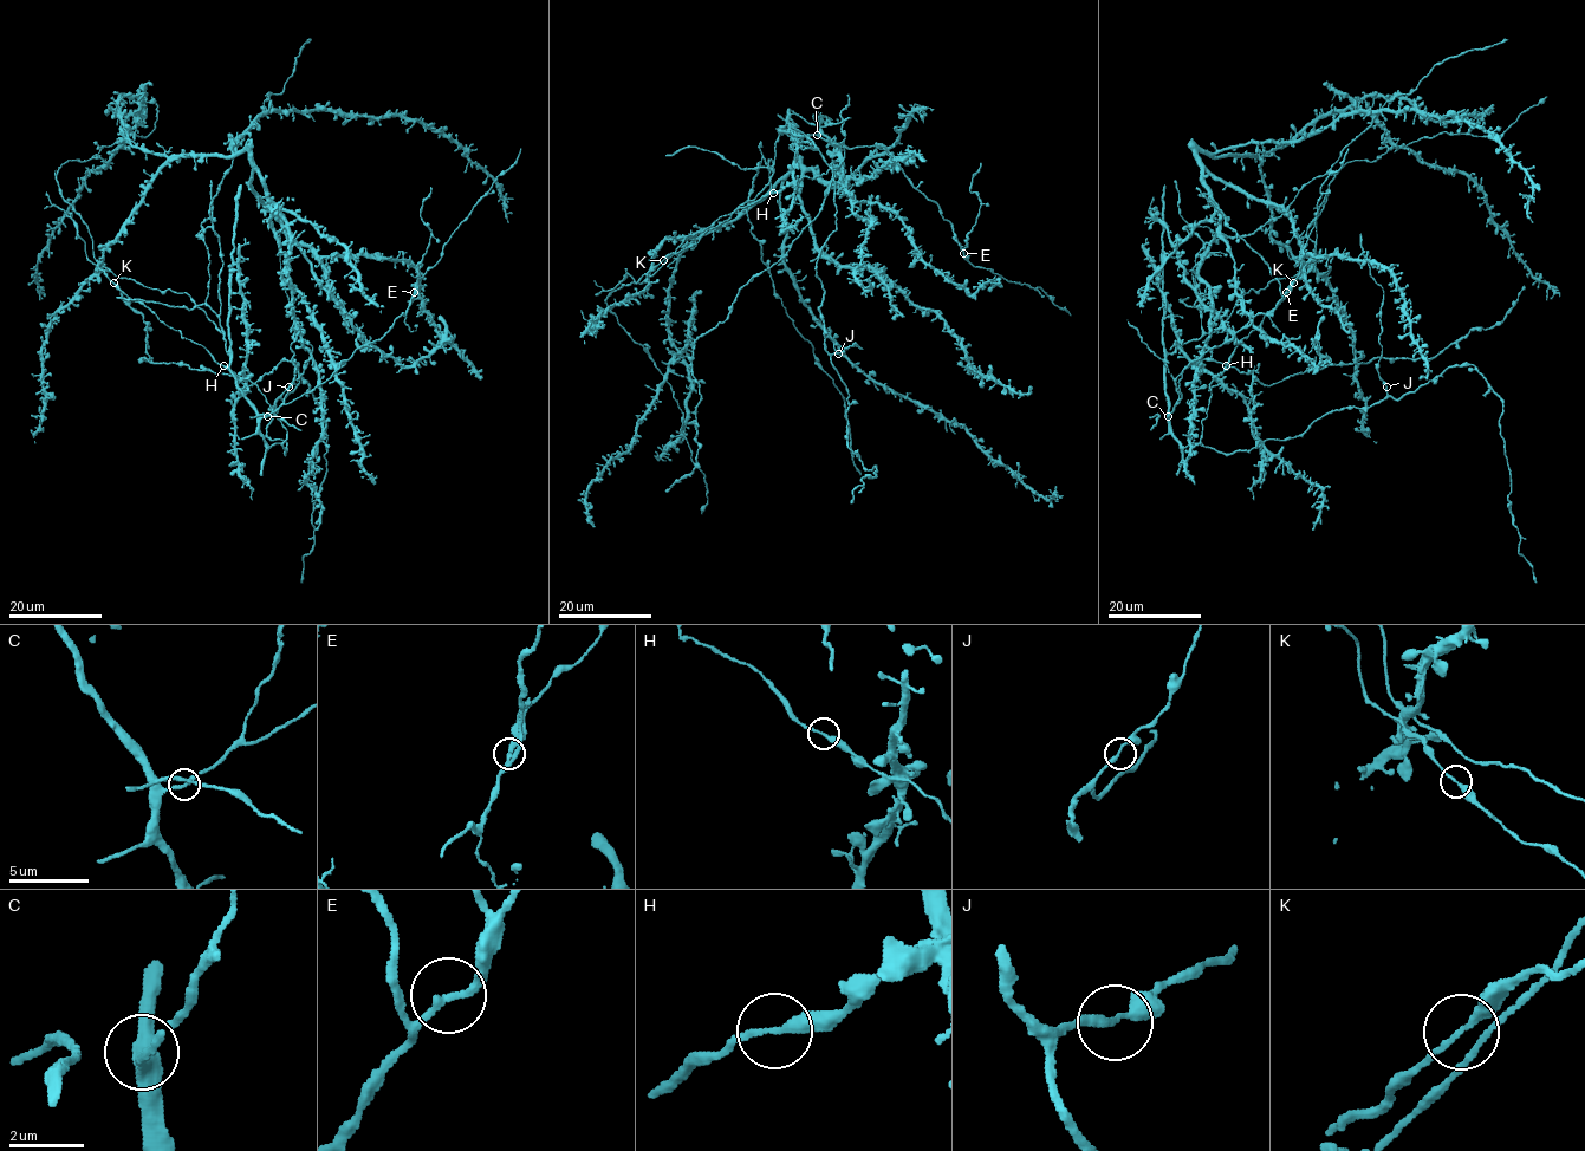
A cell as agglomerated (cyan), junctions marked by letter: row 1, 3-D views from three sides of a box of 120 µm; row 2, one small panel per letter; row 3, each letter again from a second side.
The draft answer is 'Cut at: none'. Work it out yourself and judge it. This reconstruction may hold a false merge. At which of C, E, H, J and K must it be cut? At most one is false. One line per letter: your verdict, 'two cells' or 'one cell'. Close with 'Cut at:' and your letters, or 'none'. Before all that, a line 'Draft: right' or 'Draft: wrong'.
Draft: right
C: one cell
E: one cell
H: one cell
J: one cell
K: one cell
Cut at: none

